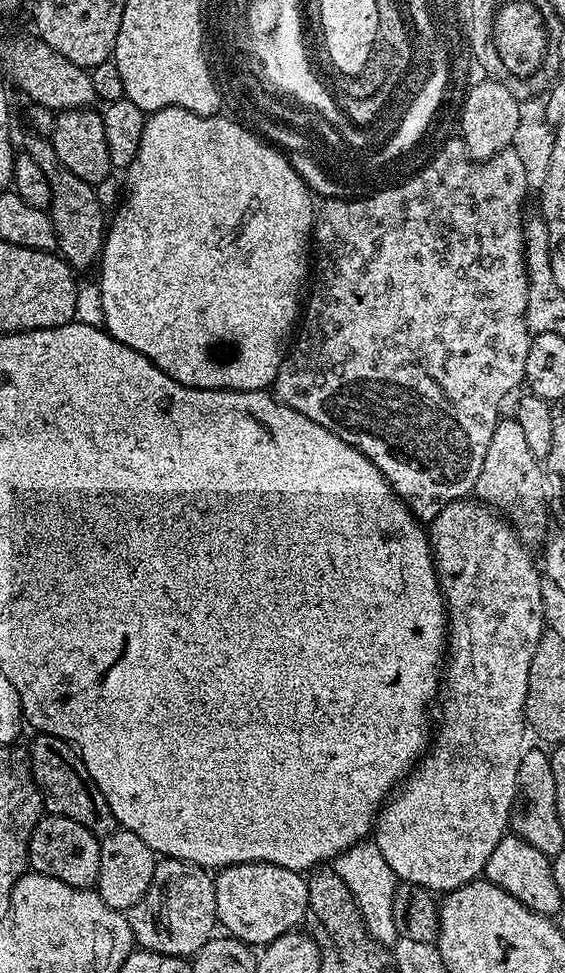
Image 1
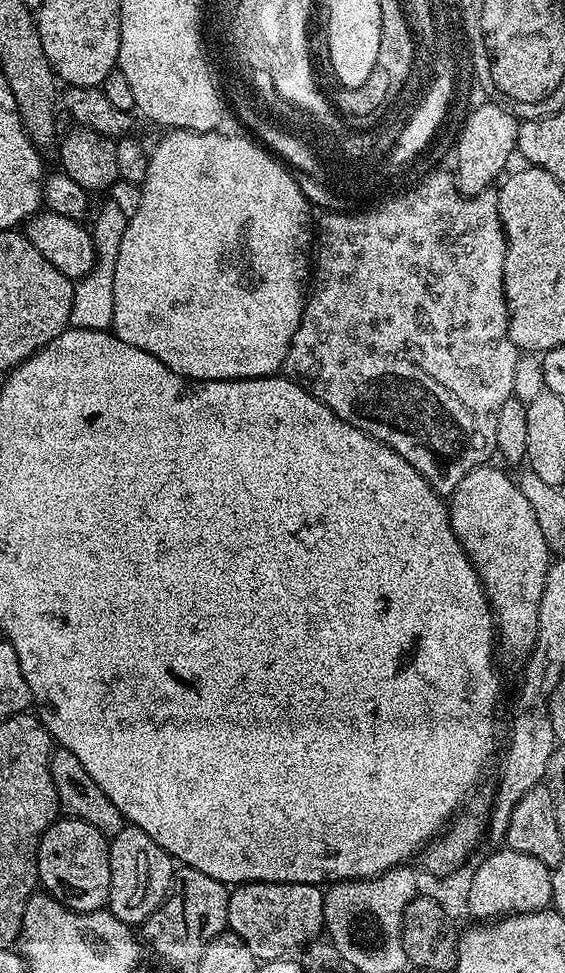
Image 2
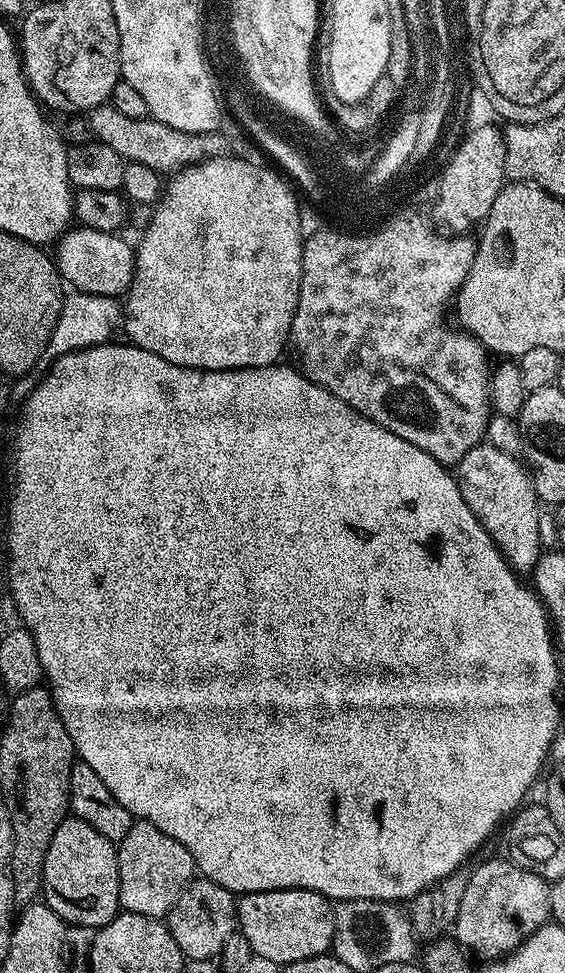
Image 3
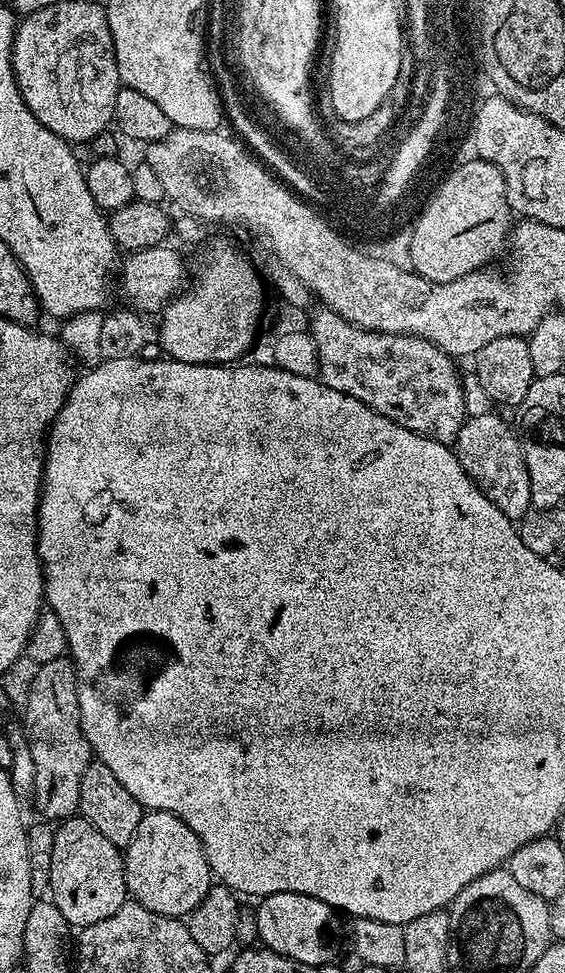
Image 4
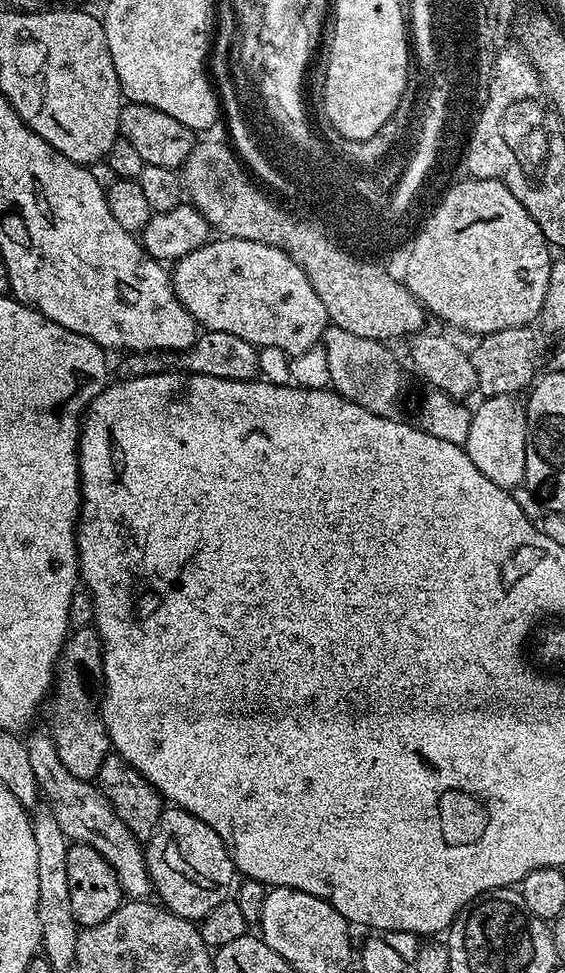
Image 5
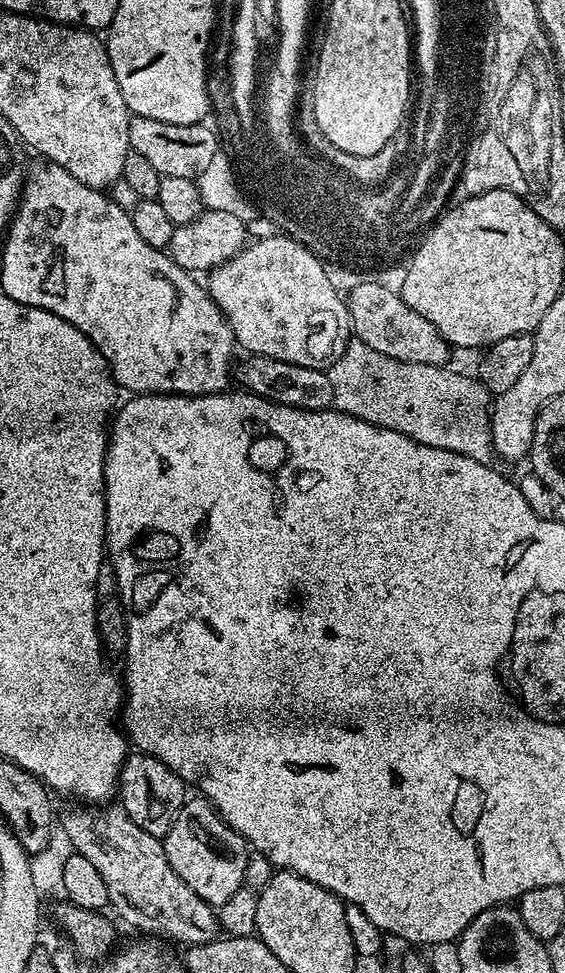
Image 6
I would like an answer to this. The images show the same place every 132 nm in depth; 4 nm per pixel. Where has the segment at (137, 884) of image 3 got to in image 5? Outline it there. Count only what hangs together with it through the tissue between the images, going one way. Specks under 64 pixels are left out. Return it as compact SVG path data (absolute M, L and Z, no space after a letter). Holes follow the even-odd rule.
M175 806L165 807L161 811L158 826L152 831L152 837L146 841L144 861L152 879L152 891L157 897L160 895L159 903L174 914L193 922L203 920L206 914L210 914L210 910L214 910L214 906L218 906L218 902L229 899L234 888L232 879L236 880L238 876L236 864L230 858L228 847L222 842L222 838L218 838L218 834L214 834L214 830L206 826L206 822L194 818L194 814L184 808Z

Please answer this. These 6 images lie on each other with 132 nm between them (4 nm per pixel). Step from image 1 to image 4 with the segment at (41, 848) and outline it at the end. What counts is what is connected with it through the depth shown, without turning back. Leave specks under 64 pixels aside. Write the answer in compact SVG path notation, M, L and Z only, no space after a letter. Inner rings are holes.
M77 814L55 825L52 853L48 856L48 884L52 887L50 900L62 912L66 922L77 929L110 918L118 906L129 899L124 877L124 857L121 849L110 842L90 822Z

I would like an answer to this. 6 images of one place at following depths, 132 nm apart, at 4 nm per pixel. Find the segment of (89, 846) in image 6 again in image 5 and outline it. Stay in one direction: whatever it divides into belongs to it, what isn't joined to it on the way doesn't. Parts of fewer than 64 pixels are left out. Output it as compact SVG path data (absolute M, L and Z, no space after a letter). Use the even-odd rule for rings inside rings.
M47 731L31 732L27 733L29 736L24 740L30 754L30 767L34 769L34 778L38 778L43 799L61 826L62 834L69 841L98 850L98 854L102 854L102 858L110 862L120 883L120 891L125 897L133 900L151 897L152 879L146 870L142 841L134 835L130 826L126 826L126 822L122 822L122 818L118 818L110 802L93 781L74 778L74 774L70 774L70 770L62 766L62 760L58 758L52 737Z

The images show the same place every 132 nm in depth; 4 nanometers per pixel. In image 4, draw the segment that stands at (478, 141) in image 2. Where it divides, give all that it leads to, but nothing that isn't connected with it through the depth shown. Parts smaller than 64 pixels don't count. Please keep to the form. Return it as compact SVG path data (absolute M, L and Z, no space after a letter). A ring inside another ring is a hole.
M471 159L457 163L442 182L443 191L427 197L432 206L408 245L411 271L436 284L487 269L510 240L510 209L500 167L489 160Z

